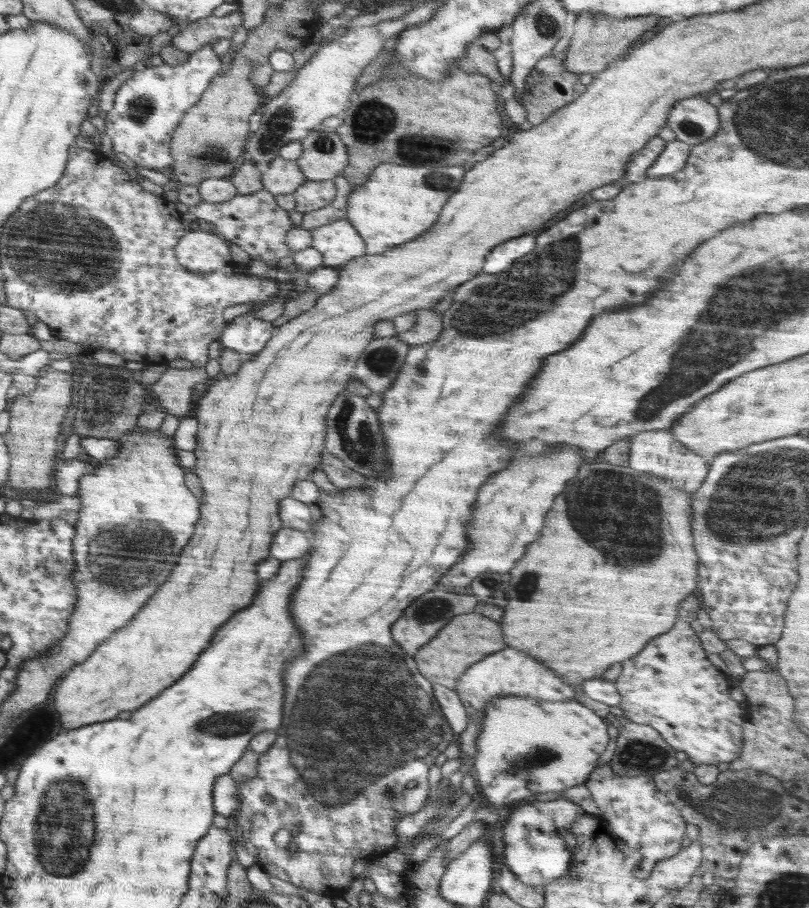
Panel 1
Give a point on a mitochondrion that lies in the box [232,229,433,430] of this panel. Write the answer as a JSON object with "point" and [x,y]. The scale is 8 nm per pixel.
{"point":[382,361]}

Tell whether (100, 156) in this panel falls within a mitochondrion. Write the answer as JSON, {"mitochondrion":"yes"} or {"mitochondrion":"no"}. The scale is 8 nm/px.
{"mitochondrion":"no"}

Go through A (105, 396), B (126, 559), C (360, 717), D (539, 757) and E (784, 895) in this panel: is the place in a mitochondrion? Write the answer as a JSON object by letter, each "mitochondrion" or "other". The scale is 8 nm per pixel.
{"A":"mitochondrion","B":"mitochondrion","C":"mitochondrion","D":"mitochondrion","E":"mitochondrion"}

